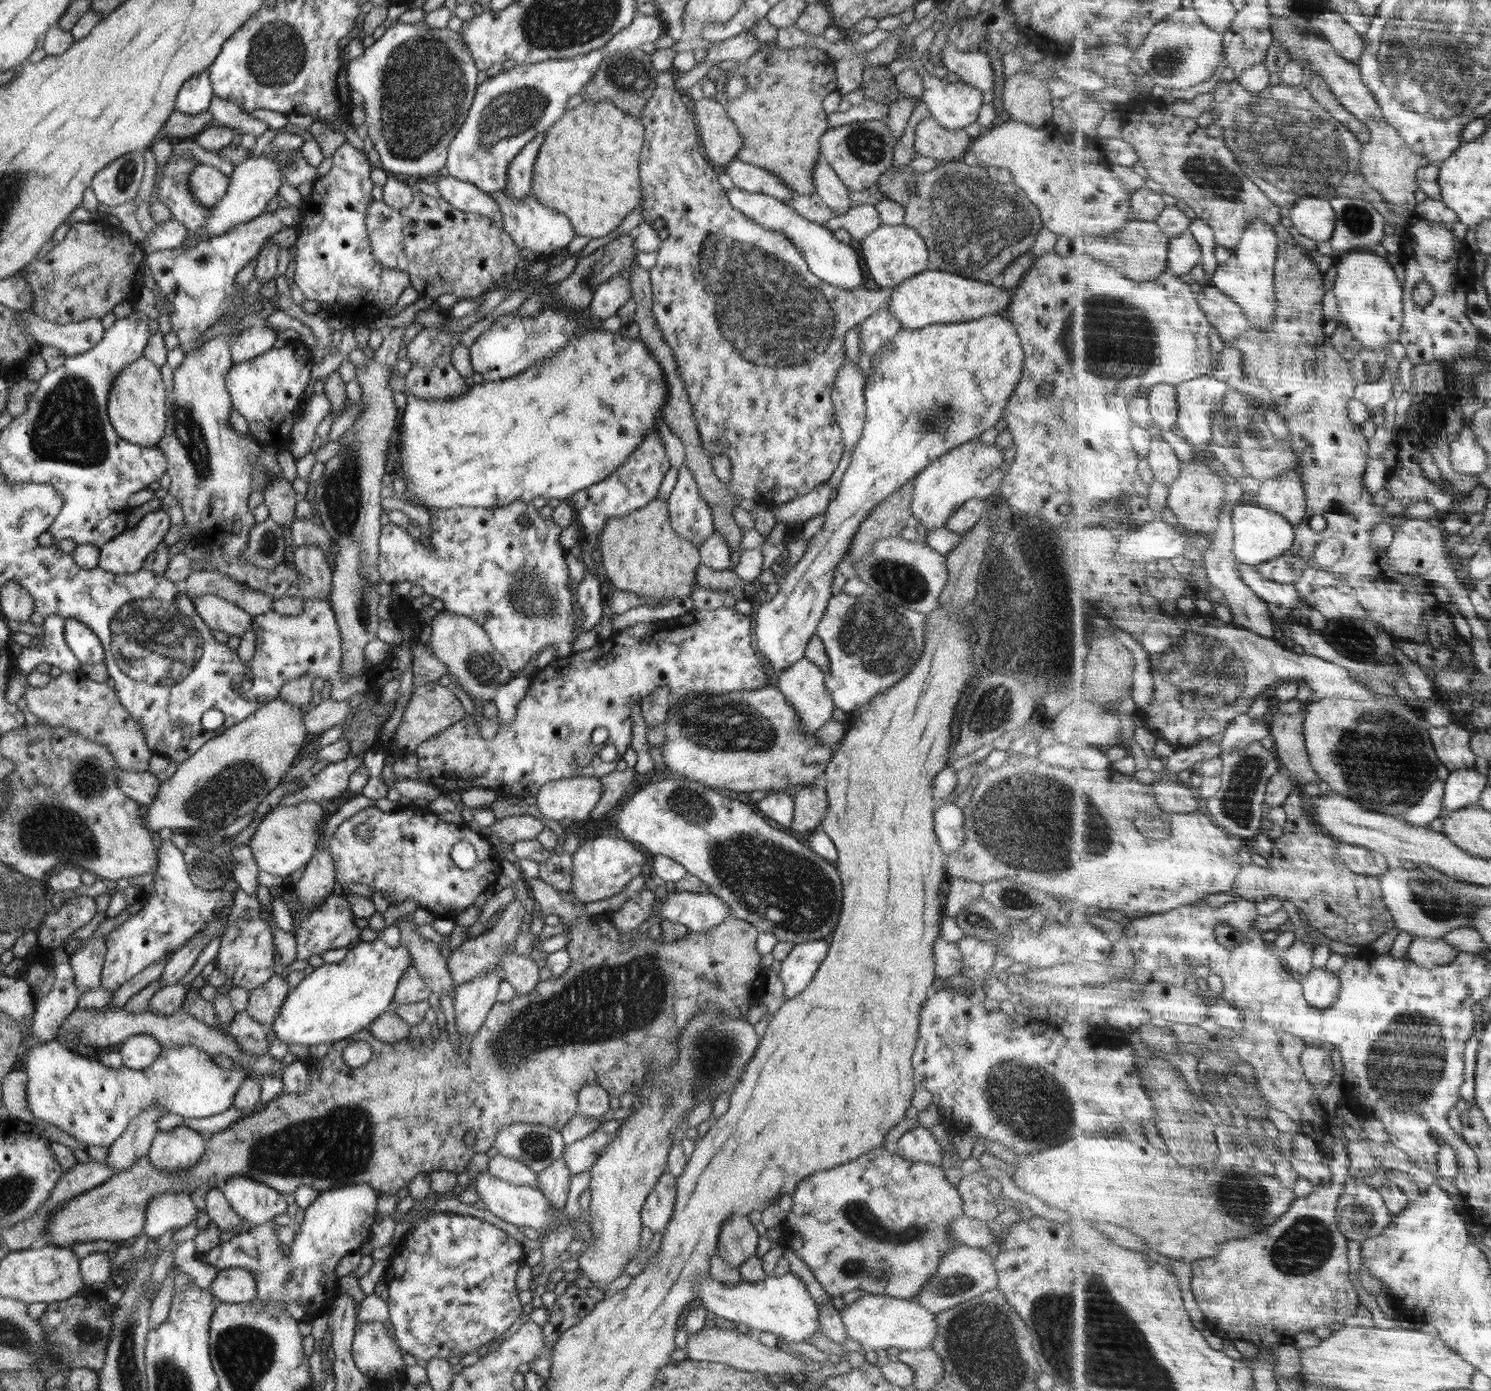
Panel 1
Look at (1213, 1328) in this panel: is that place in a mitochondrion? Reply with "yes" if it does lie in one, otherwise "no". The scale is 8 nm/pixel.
no

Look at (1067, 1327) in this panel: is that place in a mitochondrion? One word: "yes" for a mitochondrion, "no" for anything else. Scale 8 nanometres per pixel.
yes

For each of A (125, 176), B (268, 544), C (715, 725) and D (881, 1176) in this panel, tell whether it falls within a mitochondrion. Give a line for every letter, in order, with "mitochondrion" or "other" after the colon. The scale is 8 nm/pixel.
A: mitochondrion
B: mitochondrion
C: mitochondrion
D: other

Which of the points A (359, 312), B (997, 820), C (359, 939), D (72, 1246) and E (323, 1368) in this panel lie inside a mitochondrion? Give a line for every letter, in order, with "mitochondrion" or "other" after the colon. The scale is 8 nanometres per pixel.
A: other
B: mitochondrion
C: other
D: other
E: other

